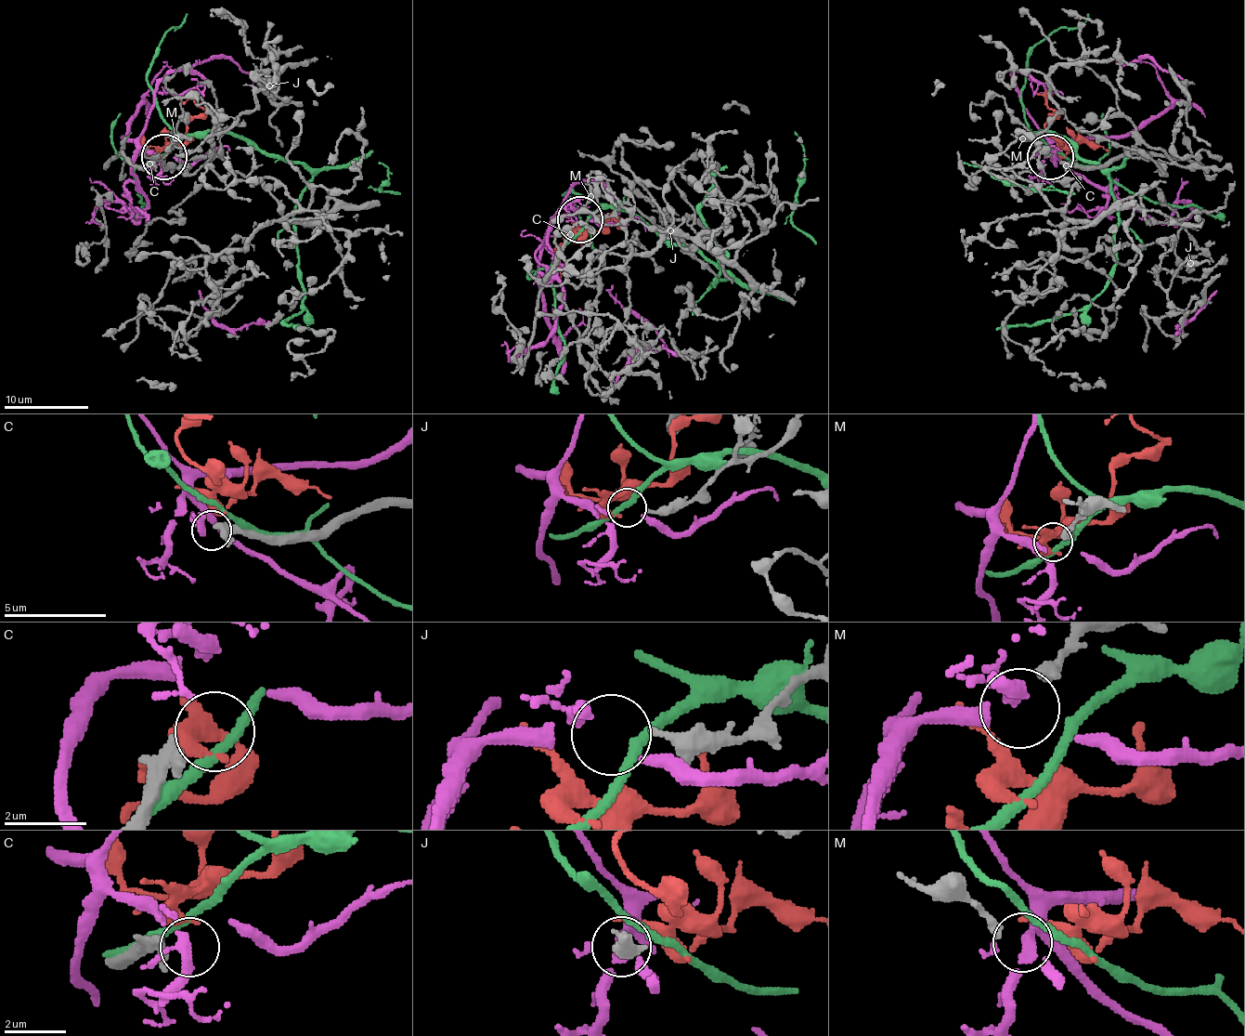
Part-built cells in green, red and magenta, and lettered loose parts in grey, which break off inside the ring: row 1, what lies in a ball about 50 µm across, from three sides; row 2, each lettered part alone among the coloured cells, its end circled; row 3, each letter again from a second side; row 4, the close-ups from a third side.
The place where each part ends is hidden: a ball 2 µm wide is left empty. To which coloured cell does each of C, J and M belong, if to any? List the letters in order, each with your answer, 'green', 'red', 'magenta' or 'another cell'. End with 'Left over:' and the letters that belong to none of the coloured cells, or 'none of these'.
C: another cell
J: another cell
M: another cell
Left over: C, J, M

